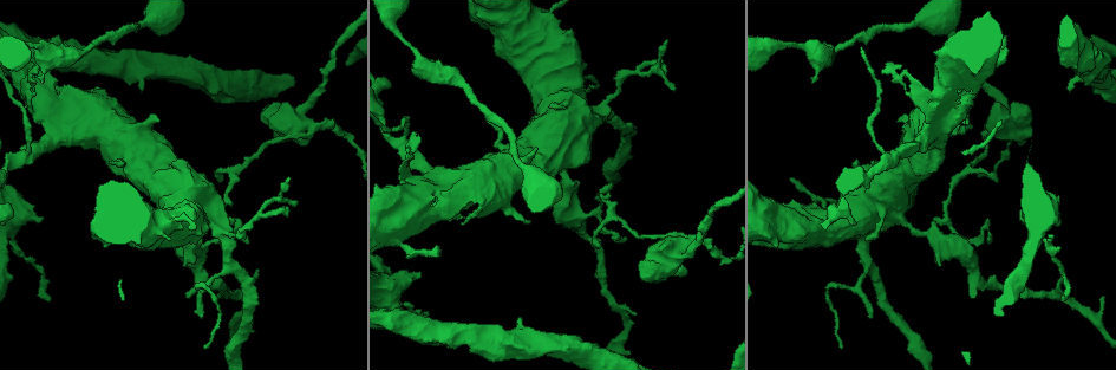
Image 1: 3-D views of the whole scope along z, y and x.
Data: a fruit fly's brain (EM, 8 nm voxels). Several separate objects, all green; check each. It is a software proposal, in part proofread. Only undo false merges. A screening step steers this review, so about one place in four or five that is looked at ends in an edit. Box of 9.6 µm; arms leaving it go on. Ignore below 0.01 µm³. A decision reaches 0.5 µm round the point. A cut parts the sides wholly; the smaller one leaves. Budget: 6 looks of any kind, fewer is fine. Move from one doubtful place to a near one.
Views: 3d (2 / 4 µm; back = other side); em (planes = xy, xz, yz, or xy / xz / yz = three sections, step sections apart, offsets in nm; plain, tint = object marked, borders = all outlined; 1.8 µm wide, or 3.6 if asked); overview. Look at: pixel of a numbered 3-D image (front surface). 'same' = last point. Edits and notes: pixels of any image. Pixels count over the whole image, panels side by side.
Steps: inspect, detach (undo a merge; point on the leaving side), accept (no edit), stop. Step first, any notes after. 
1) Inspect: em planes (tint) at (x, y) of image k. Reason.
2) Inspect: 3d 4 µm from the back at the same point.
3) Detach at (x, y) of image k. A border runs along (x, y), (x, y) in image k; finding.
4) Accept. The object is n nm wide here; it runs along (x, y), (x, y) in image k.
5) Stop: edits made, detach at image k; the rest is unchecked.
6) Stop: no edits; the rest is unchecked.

Inspect: 3d 4 µm from the back at (535, 179) of image 1. Sudden change in width.

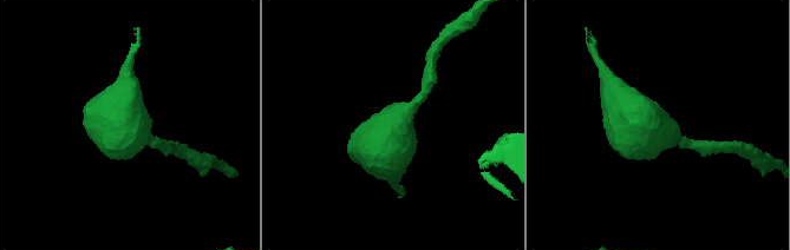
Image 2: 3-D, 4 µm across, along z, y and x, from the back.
Inspect: em 3.6 µm planes (plain) at (656, 131) of image 2. Need the tissue.

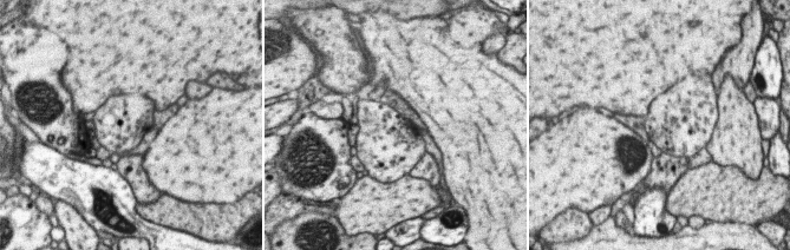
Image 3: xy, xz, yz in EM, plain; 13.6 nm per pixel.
Inspect: em 3.6 µm planes (tint) at the same point. With the object marked.

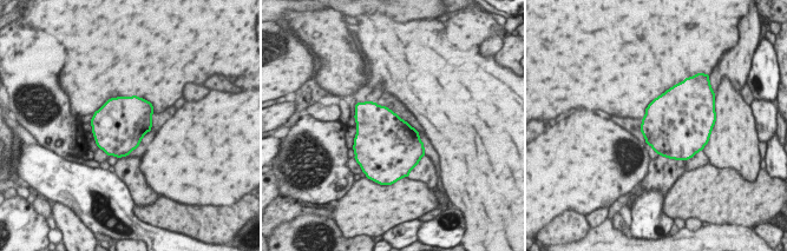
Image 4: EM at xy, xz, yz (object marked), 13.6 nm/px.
Accept. The object is 700 nm wide here; continuous, no second neuron.

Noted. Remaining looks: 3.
Inspect: 3d 4 µm from the back at (486, 181) of image 1. Calibre changes.

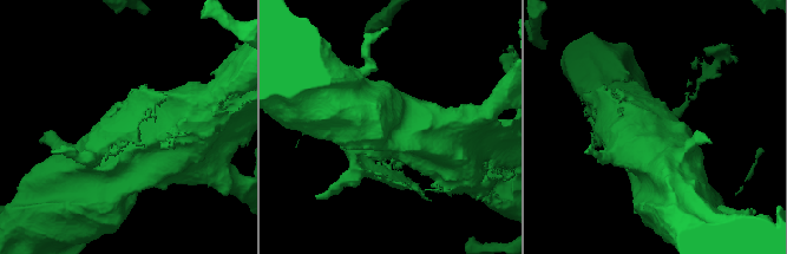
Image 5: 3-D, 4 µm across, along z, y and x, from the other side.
Inspect: em 3.6 µm planes (borders) at (654, 127) of image 5.

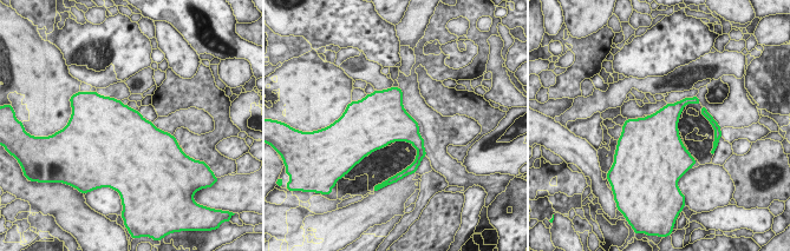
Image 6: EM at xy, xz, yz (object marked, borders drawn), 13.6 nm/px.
Accept. One neuron here.

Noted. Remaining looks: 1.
Stop: no edits; the rest is unchecked.

